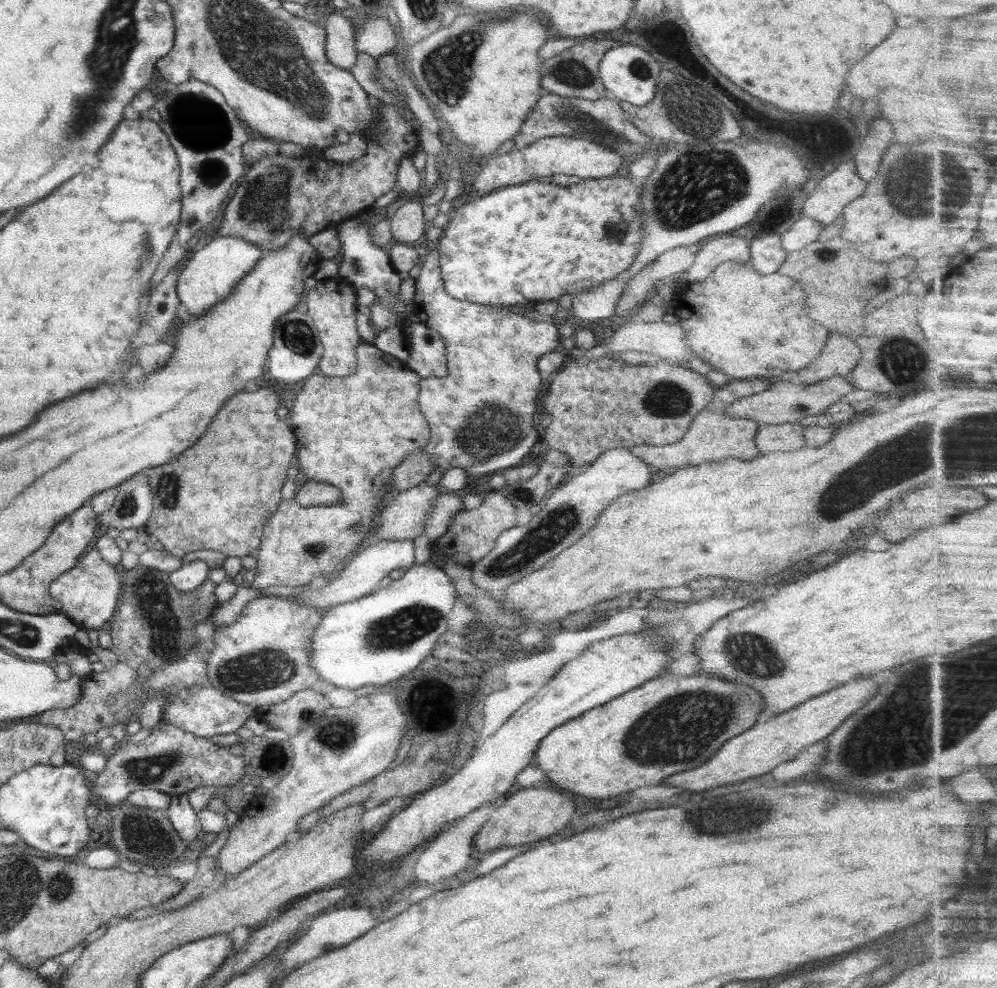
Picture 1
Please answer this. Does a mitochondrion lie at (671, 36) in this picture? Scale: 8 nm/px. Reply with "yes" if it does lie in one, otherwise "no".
no

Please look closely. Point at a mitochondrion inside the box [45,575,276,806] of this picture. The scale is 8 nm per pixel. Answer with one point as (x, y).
(147, 770)

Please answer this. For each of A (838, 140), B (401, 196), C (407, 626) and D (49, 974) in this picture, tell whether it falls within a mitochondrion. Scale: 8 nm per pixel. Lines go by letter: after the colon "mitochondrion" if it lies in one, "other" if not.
A: other
B: other
C: mitochondrion
D: other

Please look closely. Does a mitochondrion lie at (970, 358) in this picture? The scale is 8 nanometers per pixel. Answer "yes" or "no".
no

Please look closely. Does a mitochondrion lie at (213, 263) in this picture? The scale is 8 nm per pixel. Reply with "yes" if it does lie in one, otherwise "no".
no

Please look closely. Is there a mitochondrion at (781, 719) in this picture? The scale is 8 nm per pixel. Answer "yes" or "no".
no

